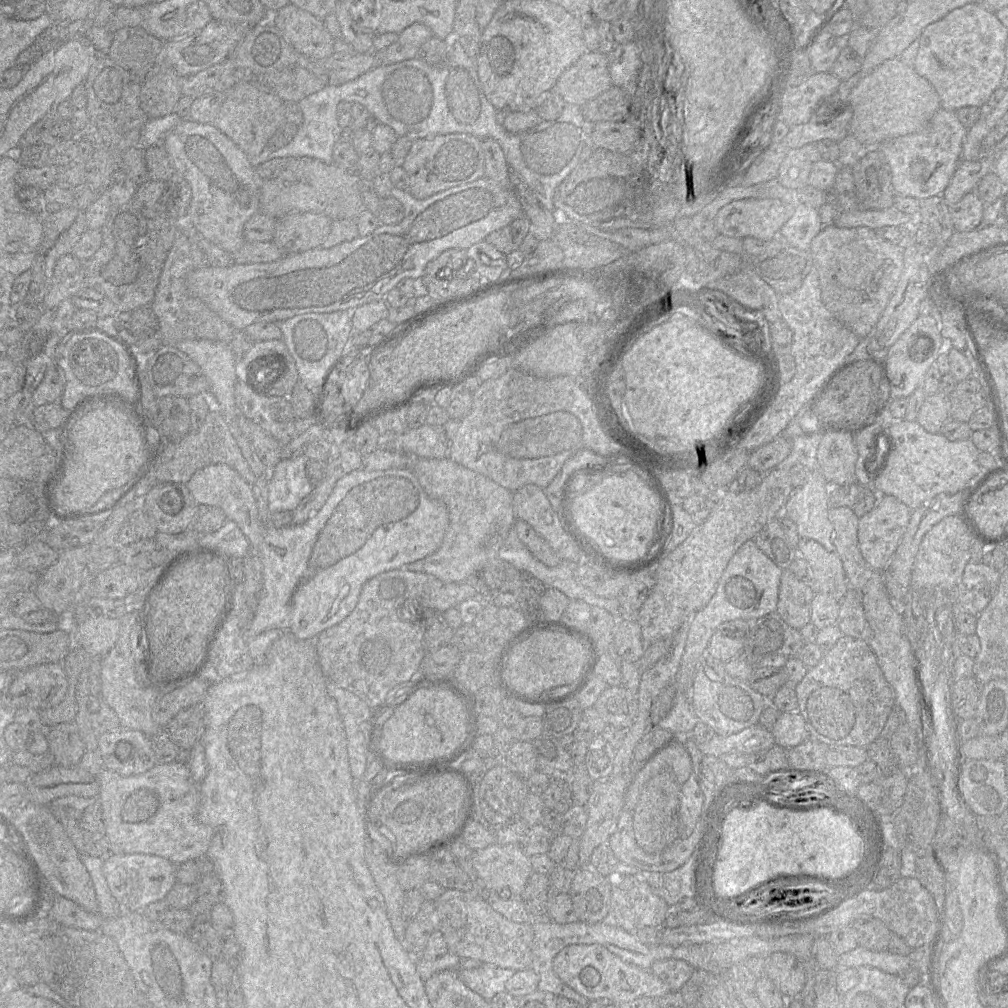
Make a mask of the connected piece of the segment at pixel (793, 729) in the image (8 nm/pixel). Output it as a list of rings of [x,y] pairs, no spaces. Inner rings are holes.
[[[784,712],[773,726],[775,744],[784,749],[792,749],[809,739],[805,721],[797,712]]]

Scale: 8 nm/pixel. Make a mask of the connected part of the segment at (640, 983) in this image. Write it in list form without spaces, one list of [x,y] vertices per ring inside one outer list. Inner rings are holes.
[[[573,944],[562,949],[553,960],[554,973],[570,988],[589,1001],[608,999],[620,1005],[640,997],[660,998],[670,988],[650,970],[644,970],[624,962],[599,944]]]

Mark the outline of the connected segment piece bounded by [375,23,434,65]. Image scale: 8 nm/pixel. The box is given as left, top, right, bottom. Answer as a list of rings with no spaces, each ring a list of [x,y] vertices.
[[[414,23],[399,33],[398,40],[385,49],[375,52],[378,65],[389,65],[417,57],[421,46],[431,37],[430,28]]]

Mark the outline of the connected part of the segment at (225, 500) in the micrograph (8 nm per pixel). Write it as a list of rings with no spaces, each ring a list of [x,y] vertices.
[[[211,464],[197,470],[186,483],[192,497],[198,505],[209,505],[220,508],[227,520],[237,524],[250,543],[250,550],[255,552],[263,564],[263,586],[259,593],[254,618],[247,629],[247,637],[253,637],[270,629],[282,629],[292,633],[301,640],[316,637],[325,629],[330,628],[344,620],[355,609],[364,584],[373,577],[391,570],[401,569],[403,566],[418,560],[424,560],[441,546],[449,526],[449,513],[447,506],[431,499],[421,487],[417,477],[410,468],[395,468],[382,471],[366,471],[363,468],[354,470],[342,476],[335,484],[331,494],[322,508],[301,525],[289,525],[284,528],[265,526],[258,517],[258,510],[252,492],[252,485],[248,484],[240,474],[227,464]]]

